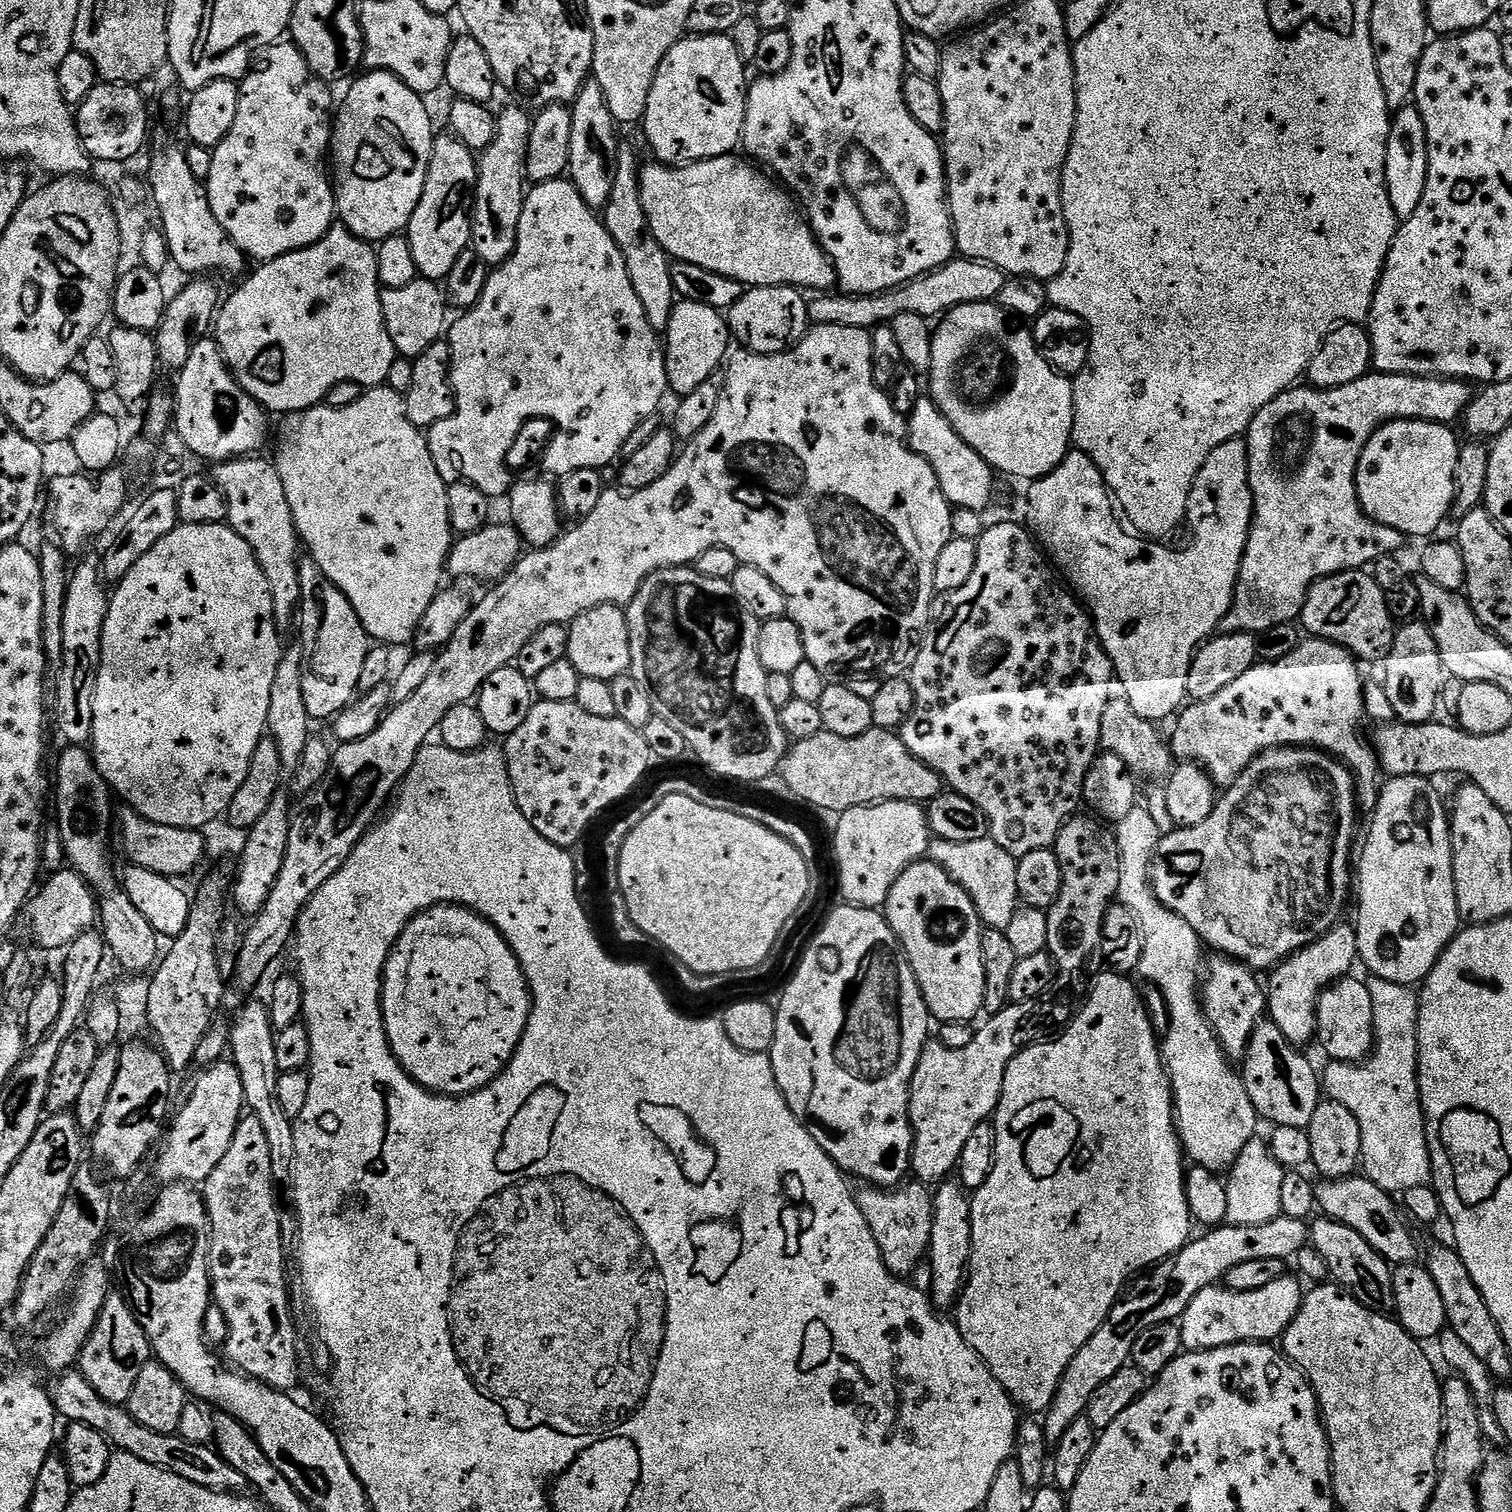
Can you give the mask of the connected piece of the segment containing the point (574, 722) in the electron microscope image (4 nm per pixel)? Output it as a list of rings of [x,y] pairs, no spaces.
[[[542,699],[533,703],[522,726],[518,726],[518,730],[506,737],[502,747],[512,789],[522,814],[526,814],[530,826],[534,826],[542,838],[554,842],[554,846],[569,850],[575,849],[575,844],[587,834],[588,827],[611,804],[626,799],[639,786],[640,779],[648,772],[648,763],[653,763],[654,760],[641,729],[626,726],[626,722],[617,716],[598,718],[574,702],[550,702]]]

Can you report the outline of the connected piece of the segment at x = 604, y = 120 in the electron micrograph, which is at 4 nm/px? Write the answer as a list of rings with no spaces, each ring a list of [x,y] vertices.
[[[587,79],[576,99],[571,101],[572,121],[570,122],[570,158],[567,175],[572,184],[582,194],[586,206],[594,210],[603,210],[610,198],[610,190],[614,186],[616,173],[616,131],[618,125],[610,114],[610,106],[606,106],[606,98],[602,94],[602,86],[594,79]]]

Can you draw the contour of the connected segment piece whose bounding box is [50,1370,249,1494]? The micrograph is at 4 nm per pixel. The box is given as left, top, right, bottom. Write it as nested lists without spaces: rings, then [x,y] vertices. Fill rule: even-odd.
[[[78,1370],[61,1372],[53,1380],[56,1381],[50,1384],[50,1395],[57,1413],[63,1419],[65,1416],[65,1421],[85,1424],[102,1432],[113,1449],[134,1454],[134,1458],[142,1458],[142,1462],[150,1466],[169,1468],[171,1472],[178,1474],[178,1478],[186,1478],[186,1482],[194,1482],[194,1486],[202,1486],[206,1490],[240,1494],[249,1487],[248,1480],[242,1478],[241,1472],[234,1470],[234,1466],[230,1466],[230,1462],[226,1462],[226,1458],[222,1458],[215,1447],[186,1442],[186,1438],[178,1434],[142,1426],[128,1413],[127,1407],[108,1404],[106,1398],[102,1398],[102,1394],[98,1394],[98,1390],[94,1390],[94,1386],[90,1386],[88,1379]]]

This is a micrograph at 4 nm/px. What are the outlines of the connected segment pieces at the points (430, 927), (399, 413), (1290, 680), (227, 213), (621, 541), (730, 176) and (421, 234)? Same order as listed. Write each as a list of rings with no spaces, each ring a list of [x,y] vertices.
[[[439,904],[433,908],[425,908],[402,930],[402,934],[390,950],[384,967],[380,1001],[390,1050],[412,1080],[417,1080],[429,1092],[439,1092],[441,1096],[469,1096],[470,1093],[482,1090],[490,1082],[494,1082],[494,1078],[498,1078],[504,1072],[505,1066],[512,1061],[512,1056],[522,1042],[526,1022],[532,1013],[532,989],[528,986],[528,979],[524,977],[520,960],[514,954],[514,950],[487,918],[460,904]]]
[[[387,386],[378,388],[370,388],[359,393],[361,396],[357,400],[352,400],[349,404],[344,404],[341,408],[335,408],[332,402],[321,402],[315,408],[308,408],[305,412],[290,412],[283,417],[284,420],[280,424],[280,437],[276,440],[276,456],[274,455],[274,463],[278,470],[278,478],[282,478],[282,490],[286,490],[286,502],[290,502],[290,514],[294,514],[294,522],[296,523],[296,532],[301,538],[303,547],[306,549],[307,555],[314,558],[314,562],[318,562],[318,566],[322,566],[322,574],[326,574],[326,578],[330,578],[330,582],[334,582],[334,586],[338,586],[338,590],[342,590],[342,594],[346,594],[346,598],[350,598],[350,606],[354,606],[354,614],[358,614],[358,618],[362,622],[362,626],[367,630],[369,637],[373,641],[379,642],[384,646],[393,646],[392,644],[404,644],[413,639],[416,635],[416,627],[418,622],[422,622],[422,614],[426,614],[426,610],[434,602],[434,598],[440,595],[442,585],[445,583],[446,569],[448,566],[448,556],[452,552],[454,543],[454,533],[450,526],[450,506],[448,505],[448,485],[445,484],[442,474],[438,474],[438,466],[434,466],[434,458],[430,454],[430,446],[428,445],[428,437],[418,426],[414,426],[414,422],[410,422],[408,417],[408,405],[405,397],[401,393],[395,392],[394,389]]]
[[[1305,639],[1296,647],[1294,654],[1286,654],[1286,658],[1258,662],[1253,668],[1246,670],[1242,678],[1237,678],[1236,681],[1230,682],[1230,686],[1218,690],[1214,698],[1189,703],[1174,720],[1176,725],[1173,726],[1172,738],[1170,737],[1172,755],[1180,762],[1198,762],[1200,767],[1207,770],[1208,777],[1221,789],[1225,789],[1263,752],[1293,746],[1319,748],[1321,752],[1335,756],[1351,768],[1359,807],[1375,809],[1380,800],[1382,769],[1375,747],[1360,737],[1360,723],[1366,720],[1366,680],[1365,677],[1360,677],[1359,666],[1361,667],[1357,657],[1333,640]]]
[[[291,42],[271,44],[269,48],[259,53],[254,68],[255,70],[249,71],[248,75],[239,81],[238,115],[234,118],[234,126],[230,126],[230,134],[226,134],[226,138],[222,138],[219,146],[212,149],[210,174],[206,181],[206,187],[210,198],[210,210],[214,210],[214,218],[218,218],[218,222],[222,222],[222,230],[226,230],[229,238],[243,250],[245,257],[252,259],[253,256],[256,262],[263,262],[285,256],[294,250],[302,250],[306,246],[318,242],[334,226],[334,221],[338,216],[336,193],[333,181],[330,179],[329,169],[326,167],[326,157],[329,155],[332,143],[334,100],[332,104],[332,92],[328,89],[331,87],[312,73],[304,55]]]
[[[818,324],[809,327],[802,339],[795,341],[786,352],[767,356],[747,350],[733,351],[726,360],[724,389],[722,398],[718,402],[718,410],[714,410],[714,418],[706,422],[706,430],[702,430],[702,434],[698,434],[693,440],[683,445],[682,451],[673,460],[670,470],[662,474],[658,482],[645,488],[637,488],[629,492],[624,490],[619,490],[620,492],[604,491],[602,498],[598,498],[598,506],[594,506],[594,510],[585,520],[572,526],[569,532],[567,529],[563,534],[557,536],[554,543],[547,544],[544,548],[532,548],[525,551],[512,565],[510,571],[495,581],[489,587],[492,589],[481,600],[477,599],[473,603],[466,622],[462,622],[462,626],[454,630],[454,638],[450,638],[450,642],[439,649],[436,665],[434,670],[430,670],[426,682],[422,682],[422,686],[418,686],[418,690],[414,690],[414,694],[410,694],[406,702],[389,707],[380,725],[370,734],[366,734],[366,738],[358,738],[349,744],[340,744],[333,751],[332,770],[328,773],[326,780],[329,785],[331,783],[340,784],[340,788],[329,790],[328,805],[321,810],[320,817],[313,822],[312,828],[293,826],[290,830],[290,842],[286,846],[286,858],[282,862],[282,870],[278,873],[278,882],[274,882],[274,890],[270,890],[270,898],[266,898],[260,913],[249,923],[252,925],[249,926],[248,933],[245,934],[244,941],[240,944],[240,953],[236,956],[236,977],[233,980],[231,977],[231,991],[226,996],[227,1007],[232,1007],[232,1010],[239,1009],[246,1000],[244,992],[250,991],[271,970],[272,963],[283,954],[284,947],[287,944],[289,947],[293,943],[296,924],[300,921],[302,910],[308,905],[312,895],[331,876],[338,874],[338,870],[342,870],[350,854],[354,854],[358,842],[377,823],[378,817],[385,811],[384,803],[388,799],[391,801],[394,793],[403,785],[408,771],[415,766],[421,750],[429,743],[428,735],[431,732],[433,735],[439,729],[442,718],[446,718],[447,712],[454,710],[454,706],[459,704],[475,701],[481,686],[486,682],[486,678],[490,678],[490,674],[515,665],[518,657],[524,654],[524,648],[530,642],[530,638],[534,638],[538,630],[555,624],[567,626],[582,614],[586,614],[586,610],[594,610],[594,606],[603,604],[627,606],[634,598],[634,594],[638,594],[642,582],[646,582],[646,578],[658,570],[691,565],[698,558],[698,554],[702,554],[702,550],[710,550],[710,546],[726,546],[737,556],[741,564],[749,564],[762,570],[762,574],[766,574],[766,578],[770,578],[770,582],[774,582],[774,586],[782,590],[788,607],[786,615],[788,619],[795,622],[802,634],[804,658],[814,666],[818,666],[818,670],[822,670],[825,678],[835,677],[832,676],[835,672],[877,672],[880,678],[904,676],[918,658],[920,645],[924,643],[930,617],[934,612],[932,596],[937,595],[934,586],[934,566],[938,566],[938,554],[942,554],[942,550],[946,550],[948,543],[954,539],[952,534],[953,505],[949,504],[948,499],[942,494],[942,486],[938,486],[938,478],[930,462],[926,462],[926,458],[922,458],[908,445],[905,417],[902,412],[900,416],[899,410],[892,405],[892,400],[888,395],[885,389],[874,382],[872,337],[862,329]]]
[[[729,154],[679,166],[651,163],[640,168],[642,210],[646,210],[646,222],[654,238],[658,238],[673,261],[694,262],[694,266],[734,278],[748,288],[790,284],[801,290],[828,290],[836,284],[834,266],[820,248],[797,201],[771,175],[763,176],[761,169],[743,155]]]
[[[451,134],[437,135],[432,142],[426,186],[422,186],[422,198],[418,198],[418,206],[406,229],[410,254],[414,254],[414,266],[423,279],[447,281],[454,262],[458,262],[458,254],[469,251],[477,182],[477,153]]]

